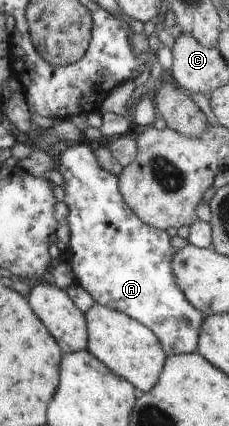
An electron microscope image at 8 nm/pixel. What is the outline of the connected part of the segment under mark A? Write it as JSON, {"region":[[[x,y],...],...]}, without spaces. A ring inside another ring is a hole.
{"region":[[[80,142],[80,144],[77,144],[77,146],[71,146],[71,148],[67,148],[62,154],[57,153],[55,155],[58,162],[57,170],[59,170],[59,172],[65,178],[65,183],[63,184],[66,195],[64,204],[69,208],[69,215],[66,217],[66,220],[69,224],[69,228],[71,229],[71,244],[69,244],[69,250],[71,250],[70,266],[72,272],[74,273],[75,283],[81,288],[85,289],[85,292],[88,292],[91,295],[93,301],[96,304],[121,312],[122,314],[129,316],[129,318],[132,320],[143,324],[148,330],[151,330],[151,333],[155,334],[155,337],[162,345],[166,357],[176,356],[179,354],[197,353],[199,330],[201,329],[205,316],[203,316],[199,310],[195,309],[195,306],[192,306],[185,299],[183,292],[177,285],[172,270],[172,259],[174,258],[175,250],[173,249],[172,243],[170,242],[172,238],[168,236],[167,231],[161,231],[157,228],[146,226],[134,214],[134,211],[131,210],[127,204],[125,204],[118,188],[118,177],[111,174],[111,172],[103,170],[103,168],[99,166],[92,151],[92,146],[89,142]]]}

